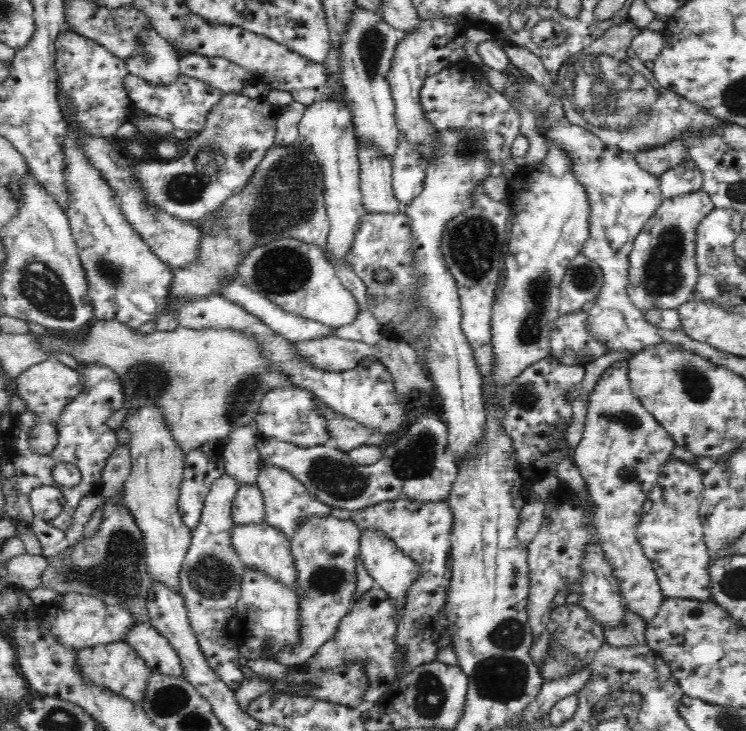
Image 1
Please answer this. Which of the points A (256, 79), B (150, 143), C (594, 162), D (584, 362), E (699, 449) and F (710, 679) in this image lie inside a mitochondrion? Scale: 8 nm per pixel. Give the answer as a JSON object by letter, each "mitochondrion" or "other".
{"A":"other","B":"other","C":"other","D":"other","E":"other","F":"other"}

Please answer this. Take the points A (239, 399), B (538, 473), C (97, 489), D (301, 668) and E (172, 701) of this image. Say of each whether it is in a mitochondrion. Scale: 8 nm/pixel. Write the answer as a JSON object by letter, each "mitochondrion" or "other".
{"A":"mitochondrion","B":"other","C":"other","D":"other","E":"mitochondrion"}

